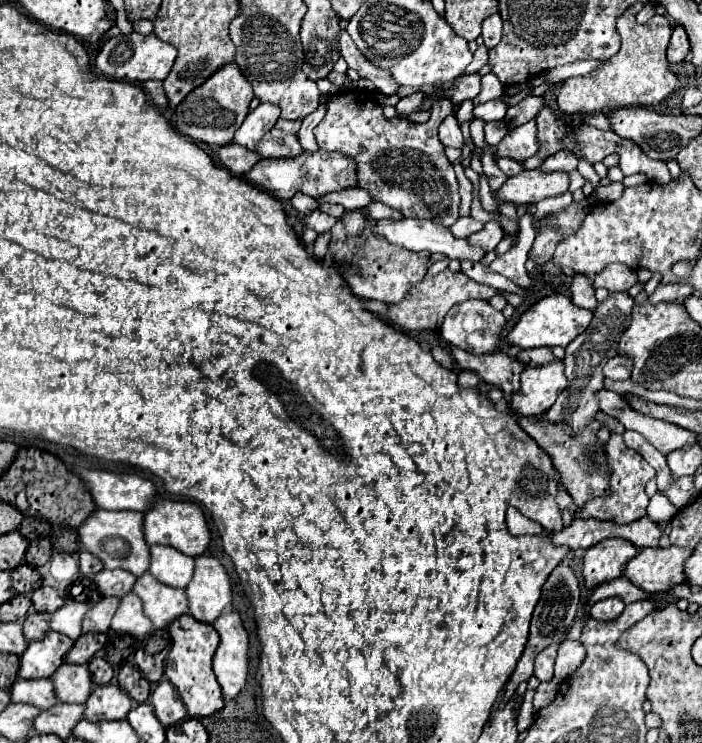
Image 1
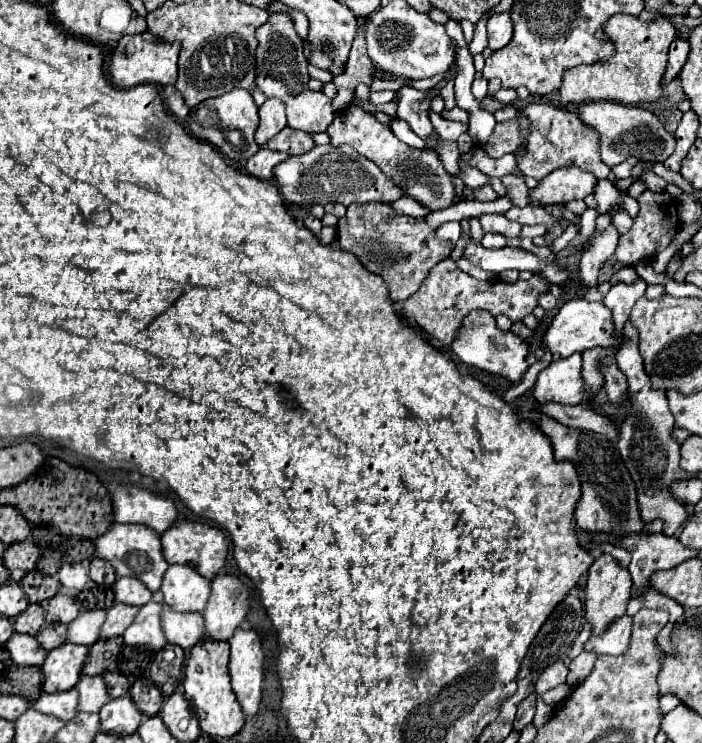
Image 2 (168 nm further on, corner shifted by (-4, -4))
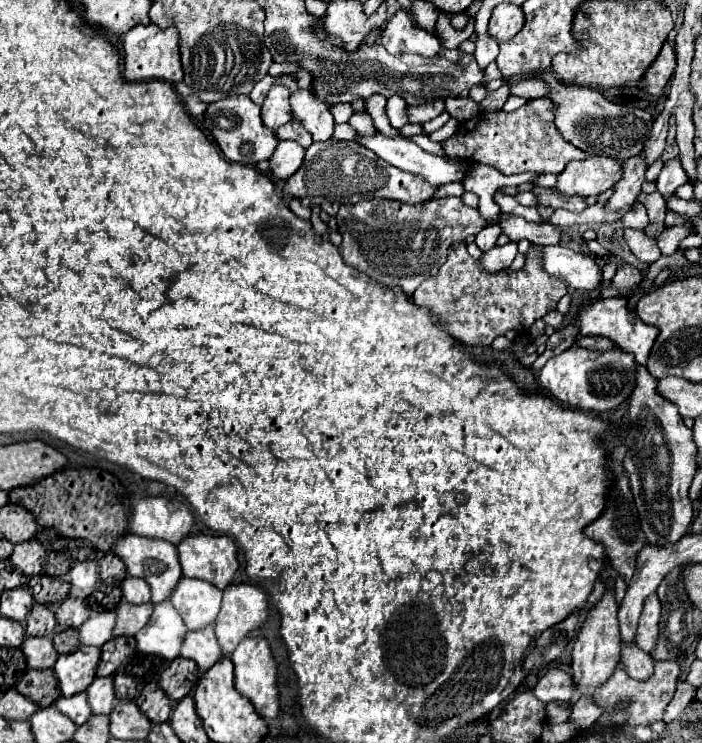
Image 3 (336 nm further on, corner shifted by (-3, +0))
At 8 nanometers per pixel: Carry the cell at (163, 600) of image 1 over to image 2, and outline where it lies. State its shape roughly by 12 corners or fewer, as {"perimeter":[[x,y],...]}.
{"perimeter":[[161,591],[161,627],[171,645],[187,651],[205,639],[201,613],[175,611]]}

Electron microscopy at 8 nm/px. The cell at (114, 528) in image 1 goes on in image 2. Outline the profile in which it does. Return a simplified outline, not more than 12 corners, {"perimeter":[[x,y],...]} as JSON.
{"perimeter":[[113,523],[95,539],[97,557],[119,575],[161,587],[167,561],[159,533]]}

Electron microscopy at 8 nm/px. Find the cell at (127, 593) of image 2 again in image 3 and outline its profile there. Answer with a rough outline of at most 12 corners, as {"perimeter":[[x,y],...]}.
{"perimeter":[[126,577],[122,595],[132,605],[150,601],[150,587],[144,579]]}

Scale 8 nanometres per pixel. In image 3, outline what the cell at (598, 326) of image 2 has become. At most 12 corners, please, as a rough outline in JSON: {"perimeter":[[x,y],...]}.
{"perimeter":[[628,297],[580,309],[578,337],[610,337],[646,365],[658,327]]}

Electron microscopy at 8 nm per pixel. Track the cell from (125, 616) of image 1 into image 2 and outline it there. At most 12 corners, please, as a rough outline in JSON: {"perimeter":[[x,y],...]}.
{"perimeter":[[159,603],[139,607],[123,633],[127,645],[161,649]]}

